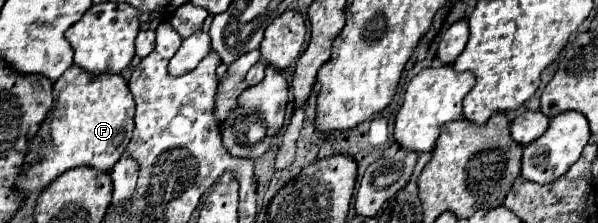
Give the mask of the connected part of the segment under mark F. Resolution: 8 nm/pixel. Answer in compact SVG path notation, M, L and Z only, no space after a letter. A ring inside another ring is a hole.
M71 66L53 84L53 108L25 154L23 174L17 180L19 192L43 190L57 176L77 166L111 170L133 136L133 116L135 100L121 74L91 76L83 68Z

